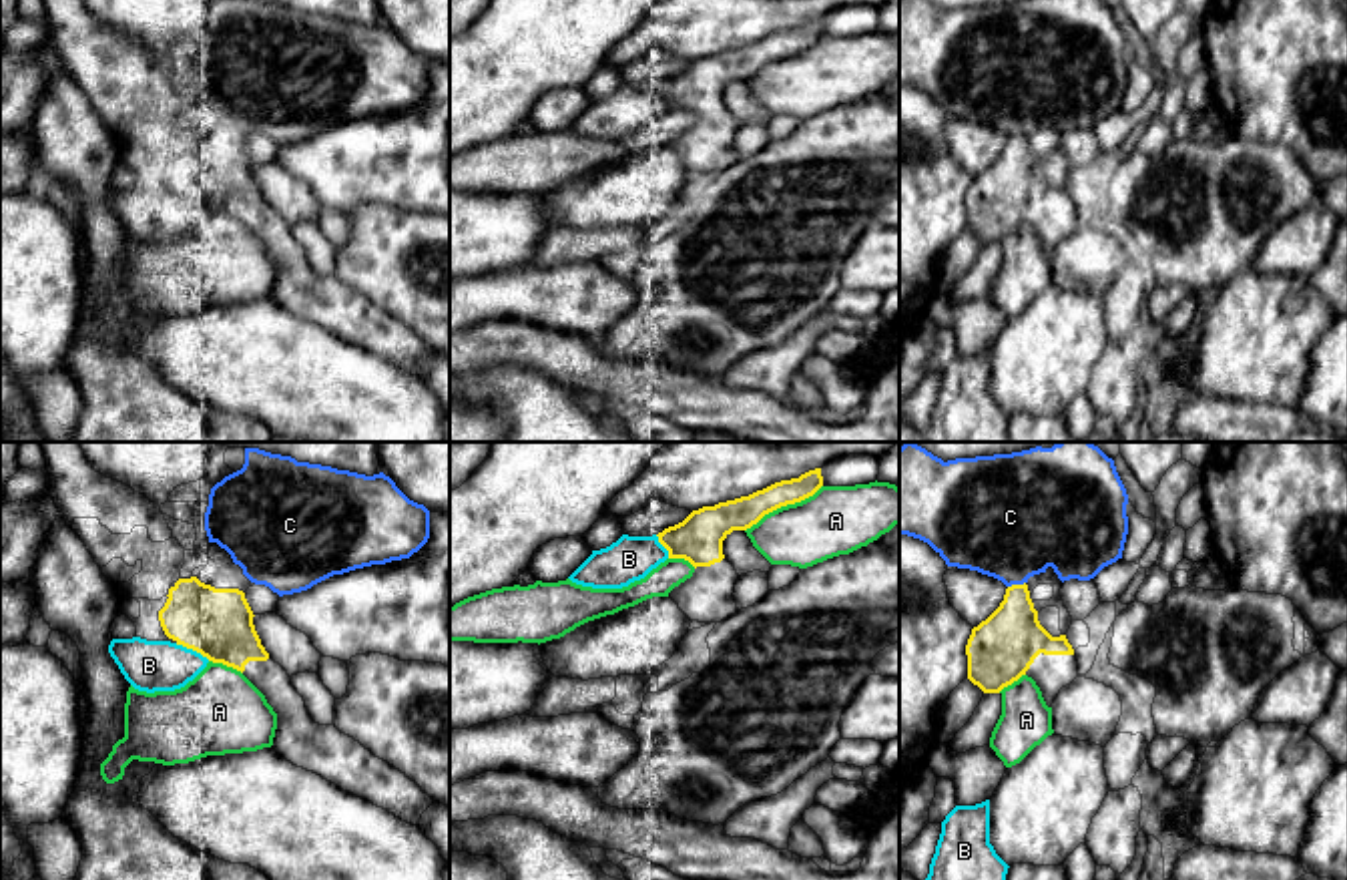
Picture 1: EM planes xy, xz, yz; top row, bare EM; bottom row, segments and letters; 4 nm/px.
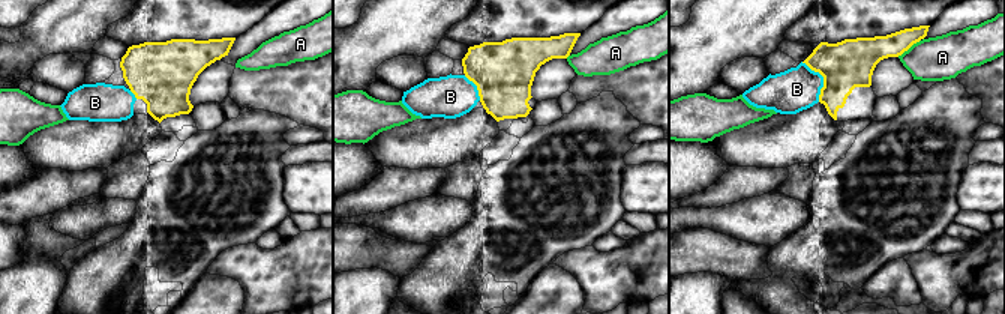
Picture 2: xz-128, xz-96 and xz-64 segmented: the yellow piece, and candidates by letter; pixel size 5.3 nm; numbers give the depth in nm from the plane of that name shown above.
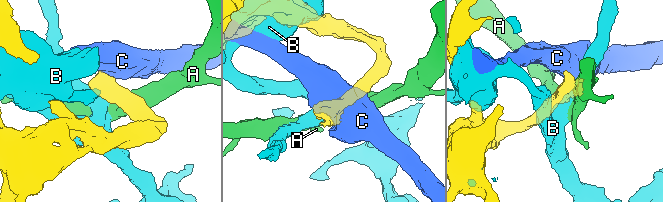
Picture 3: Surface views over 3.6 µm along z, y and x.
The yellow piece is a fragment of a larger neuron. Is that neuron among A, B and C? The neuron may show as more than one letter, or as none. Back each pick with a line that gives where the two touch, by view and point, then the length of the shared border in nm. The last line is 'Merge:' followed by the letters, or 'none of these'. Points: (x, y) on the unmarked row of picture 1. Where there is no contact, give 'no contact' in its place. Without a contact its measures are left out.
Merge: none of these

